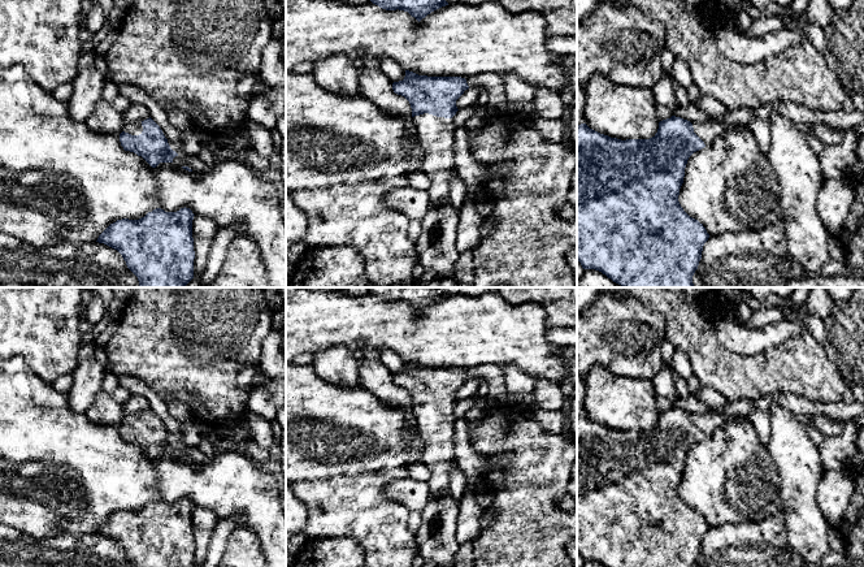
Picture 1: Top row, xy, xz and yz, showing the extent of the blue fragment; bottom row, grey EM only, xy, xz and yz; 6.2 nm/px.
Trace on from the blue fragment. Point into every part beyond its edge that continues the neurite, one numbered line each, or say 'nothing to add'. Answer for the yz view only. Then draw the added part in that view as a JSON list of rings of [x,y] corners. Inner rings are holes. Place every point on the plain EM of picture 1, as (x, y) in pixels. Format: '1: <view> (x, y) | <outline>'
1: yz (712, 420) | [[[716,410],[704,414],[692,415],[694,424],[704,433],[705,437],[712,436],[717,429],[725,428],[730,421],[751,424],[747,416],[724,416]]]

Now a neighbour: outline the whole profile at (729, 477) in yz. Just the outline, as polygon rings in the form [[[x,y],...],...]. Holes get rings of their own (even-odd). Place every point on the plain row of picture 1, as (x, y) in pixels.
[[[730,421],[694,443],[685,459],[678,493],[690,508],[705,519],[709,528],[763,520],[785,512],[777,467],[751,424]]]

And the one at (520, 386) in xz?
[[[504,365],[503,373],[507,386],[505,403],[515,407],[530,407],[534,402],[535,380],[516,365]]]

